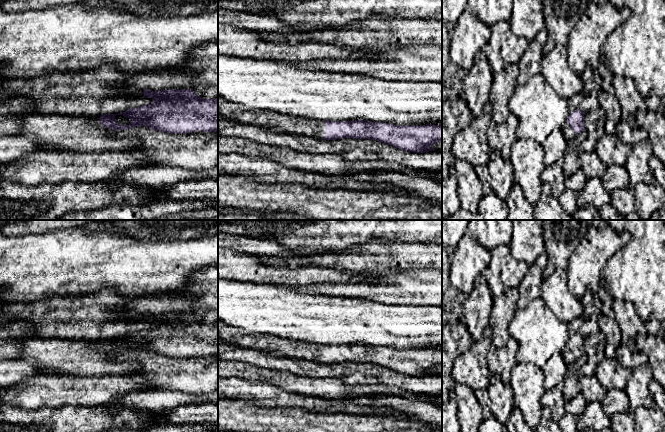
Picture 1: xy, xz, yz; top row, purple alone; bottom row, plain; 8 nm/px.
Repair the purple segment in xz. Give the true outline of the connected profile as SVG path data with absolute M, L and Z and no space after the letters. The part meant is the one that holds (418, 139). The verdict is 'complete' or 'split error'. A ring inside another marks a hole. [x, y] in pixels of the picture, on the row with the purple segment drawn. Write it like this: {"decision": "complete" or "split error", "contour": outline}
{"decision": "split error", "contour": "M219 96L218 117L266 128L279 128L284 133L323 140L341 138L373 139L379 143L414 153L434 151L431 146L442 141L442 125L397 126L366 120L322 121L253 109L226 101Z"}

